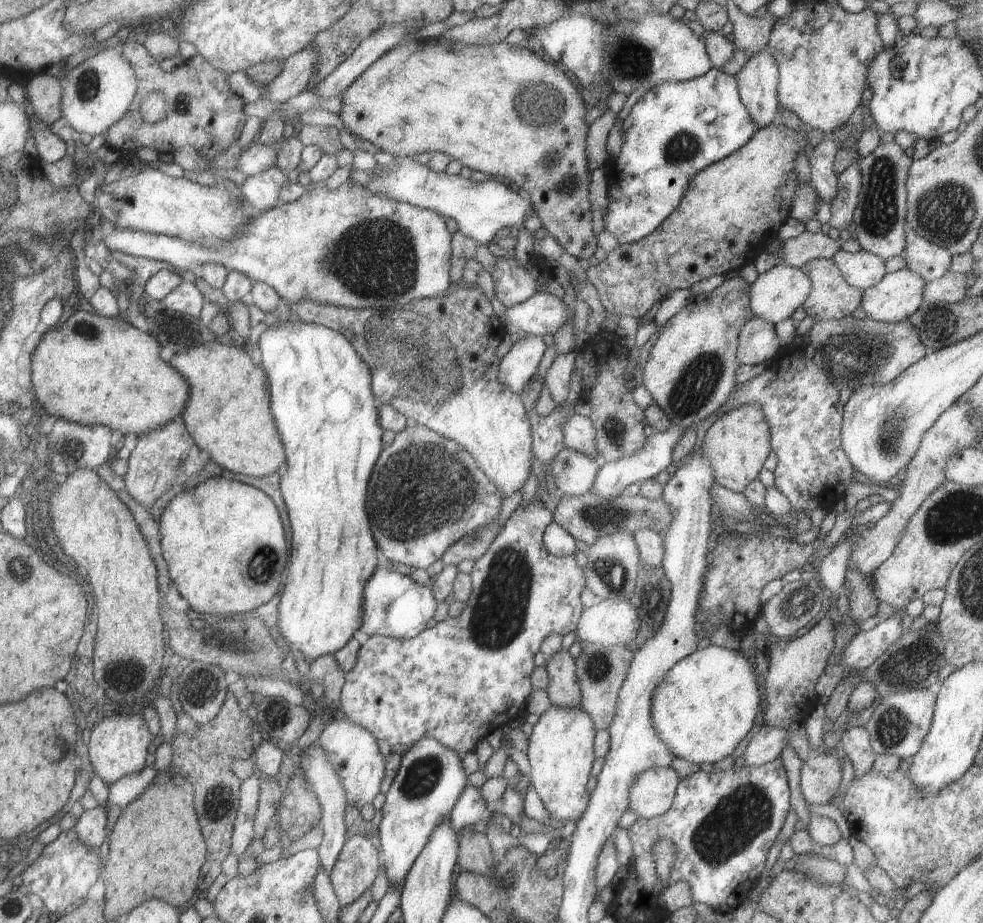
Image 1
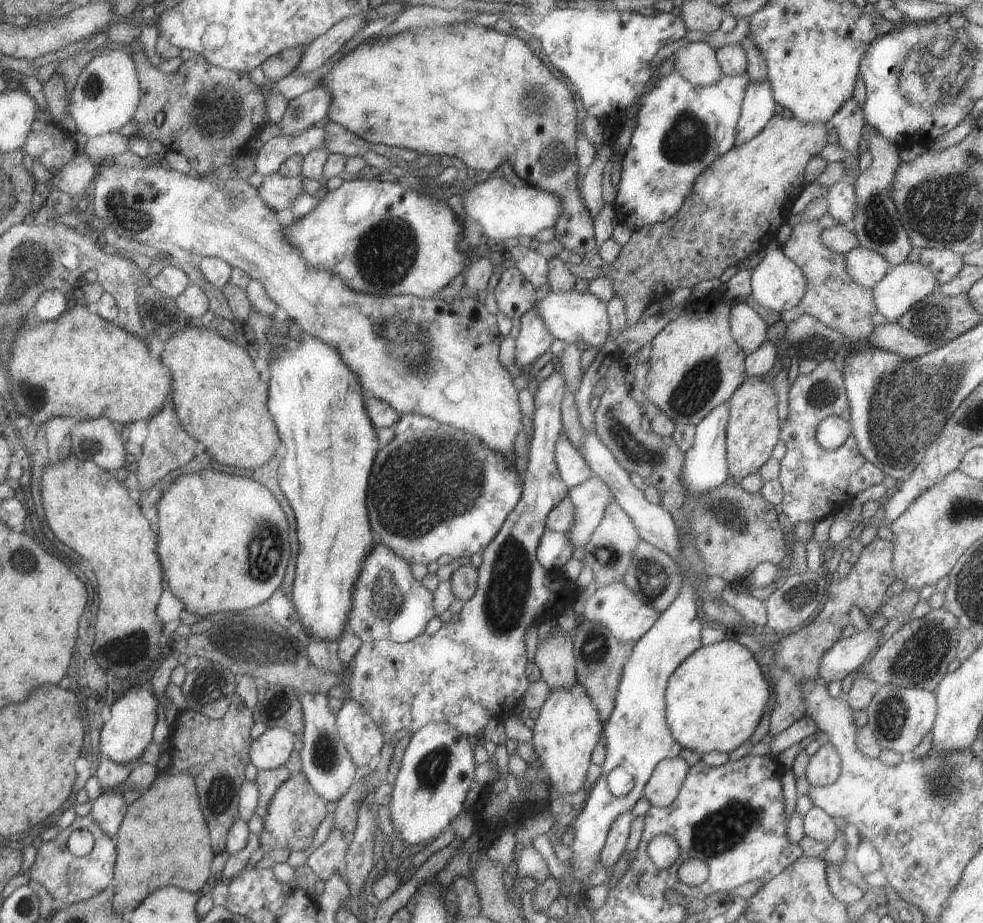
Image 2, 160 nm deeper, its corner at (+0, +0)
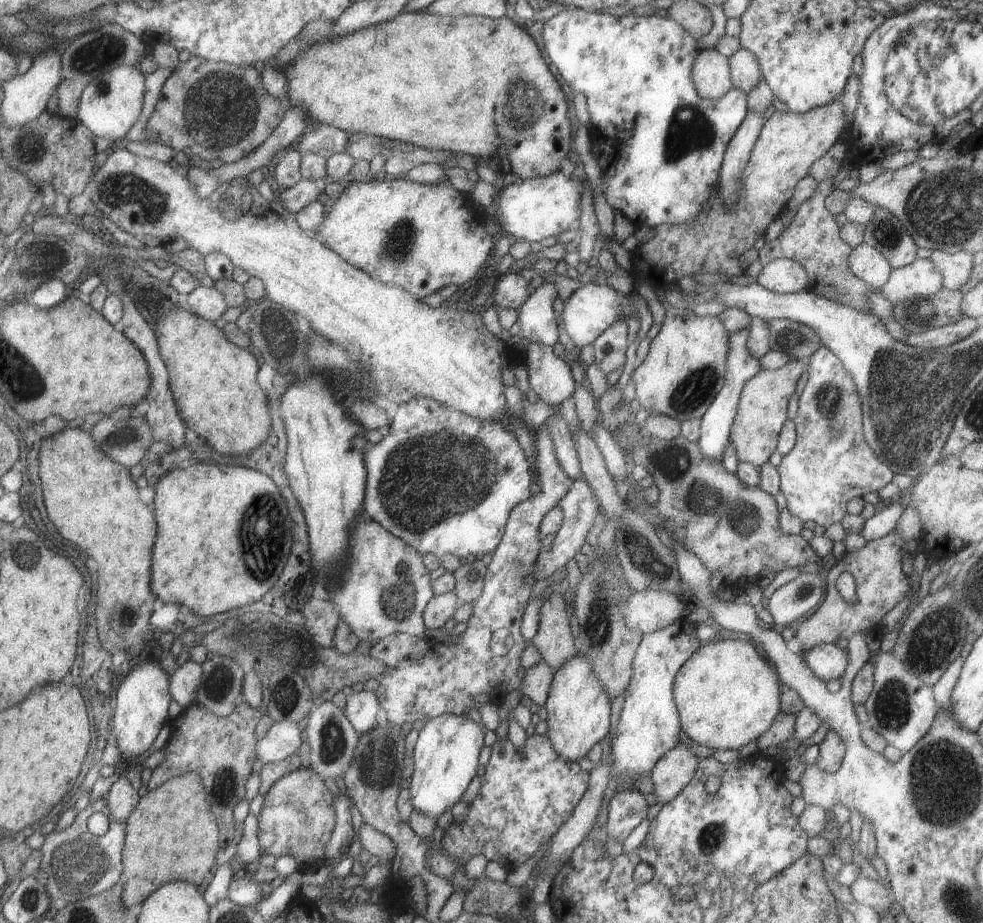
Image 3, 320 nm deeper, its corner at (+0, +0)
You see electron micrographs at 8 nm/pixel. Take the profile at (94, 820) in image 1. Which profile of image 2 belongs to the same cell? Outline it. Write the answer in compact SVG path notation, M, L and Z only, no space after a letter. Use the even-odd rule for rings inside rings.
M123 788L104 790L103 793L95 800L94 807L91 812L95 817L95 820L103 827L103 830L105 830L105 832L116 841L118 840L121 821L123 820L127 808L122 792Z

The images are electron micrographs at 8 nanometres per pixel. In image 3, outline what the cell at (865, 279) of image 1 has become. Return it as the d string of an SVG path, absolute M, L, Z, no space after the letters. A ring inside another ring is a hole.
M867 243L854 246L848 256L849 270L873 289L879 289L889 278L892 268L885 257Z

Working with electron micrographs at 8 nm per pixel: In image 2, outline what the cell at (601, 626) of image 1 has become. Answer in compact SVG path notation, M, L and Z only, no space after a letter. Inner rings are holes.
M621 578L613 580L608 585L597 586L595 592L584 601L583 611L578 618L602 624L609 633L620 641L635 642L653 626L658 616L659 613L653 608L650 601L639 598L634 592L627 589Z

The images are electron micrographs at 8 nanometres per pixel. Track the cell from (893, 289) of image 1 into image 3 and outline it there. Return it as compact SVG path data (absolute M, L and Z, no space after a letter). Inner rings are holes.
M916 258L911 264L892 269L879 290L892 306L911 297L933 296L942 286L942 276L931 259Z

